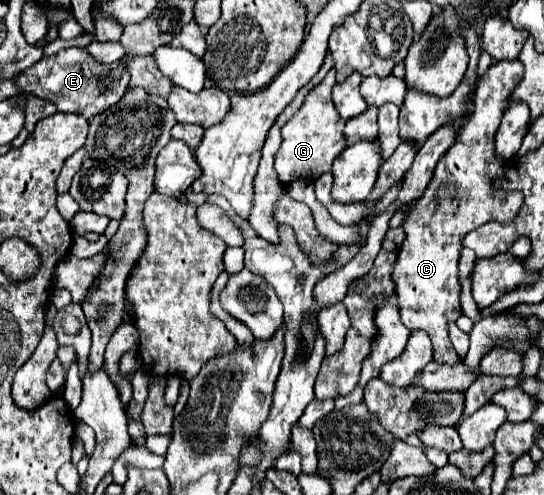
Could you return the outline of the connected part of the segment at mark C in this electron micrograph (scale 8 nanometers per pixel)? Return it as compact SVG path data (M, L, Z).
M519 59L497 61L489 67L489 73L485 73L481 85L475 91L473 113L467 117L451 149L437 163L433 179L429 181L423 197L401 207L401 211L407 213L401 225L405 229L405 241L399 249L399 259L391 273L397 287L399 313L407 329L423 329L429 333L433 341L433 361L437 363L457 365L457 361L461 361L447 335L447 321L455 321L461 315L457 283L461 239L465 233L487 221L513 221L523 205L524 196L521 192L493 189L491 177L505 173L505 161L501 161L495 151L497 129L487 129L499 127L503 111L509 105L511 93L521 83L521 77L523 63Z

